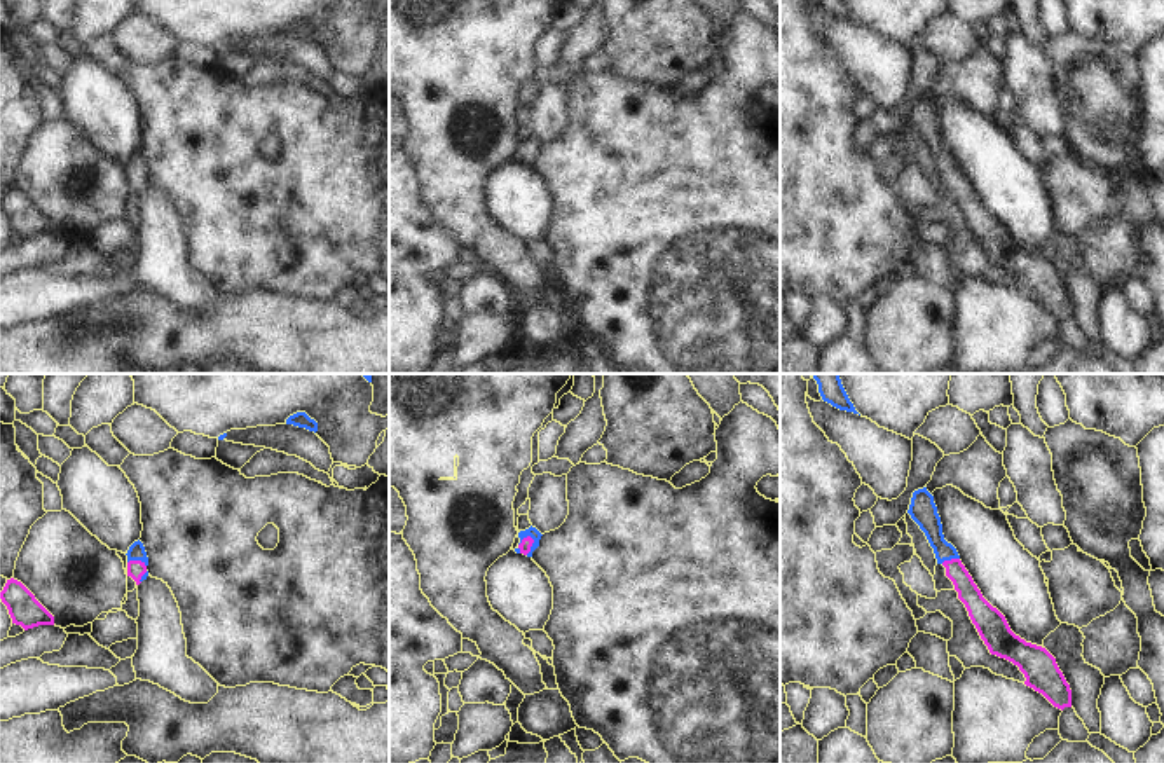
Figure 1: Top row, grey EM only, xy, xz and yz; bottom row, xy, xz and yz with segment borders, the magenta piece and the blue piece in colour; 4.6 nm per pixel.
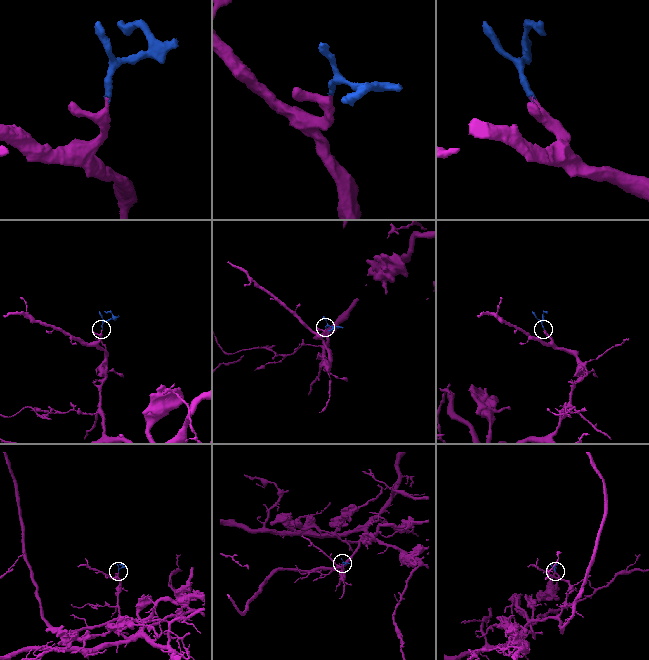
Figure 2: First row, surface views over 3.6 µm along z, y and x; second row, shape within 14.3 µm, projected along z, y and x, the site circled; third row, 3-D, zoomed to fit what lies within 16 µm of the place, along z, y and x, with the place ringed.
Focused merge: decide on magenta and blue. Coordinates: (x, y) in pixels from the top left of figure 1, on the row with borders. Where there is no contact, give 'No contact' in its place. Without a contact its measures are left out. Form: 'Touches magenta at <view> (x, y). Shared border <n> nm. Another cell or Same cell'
Touches magenta at xz (520, 543). Shared border 100 nm. Same cell.

